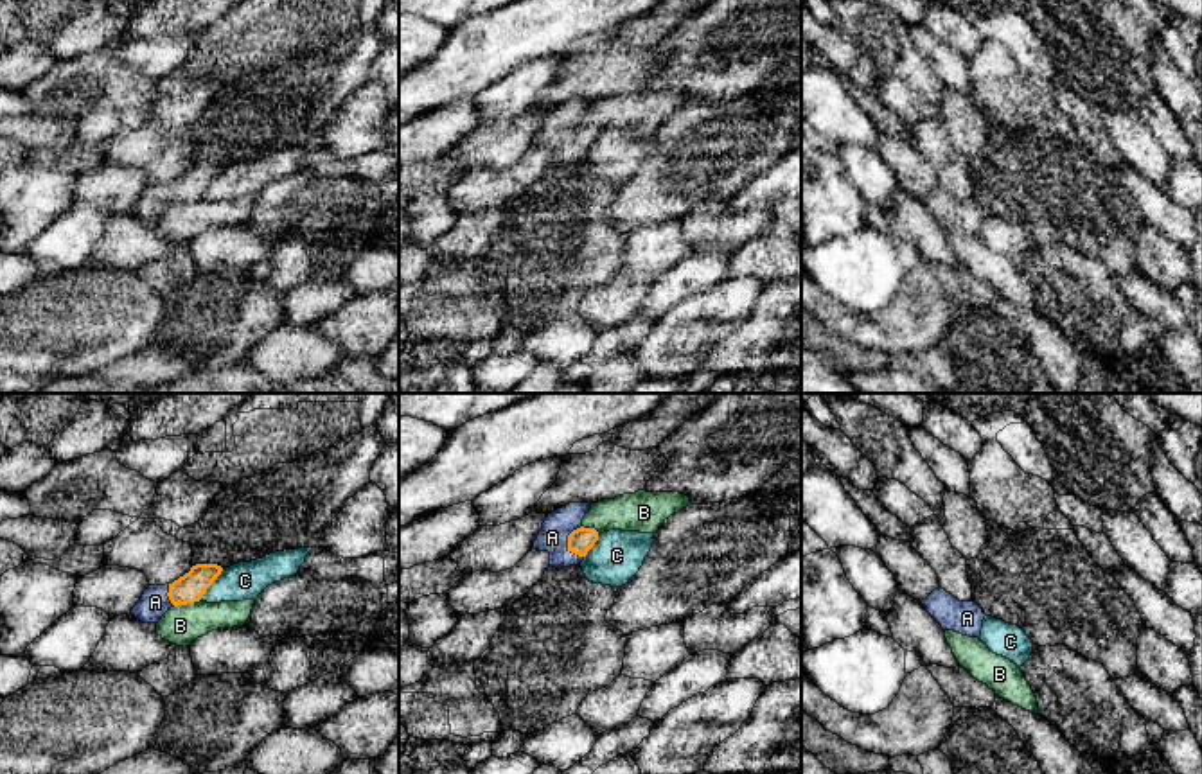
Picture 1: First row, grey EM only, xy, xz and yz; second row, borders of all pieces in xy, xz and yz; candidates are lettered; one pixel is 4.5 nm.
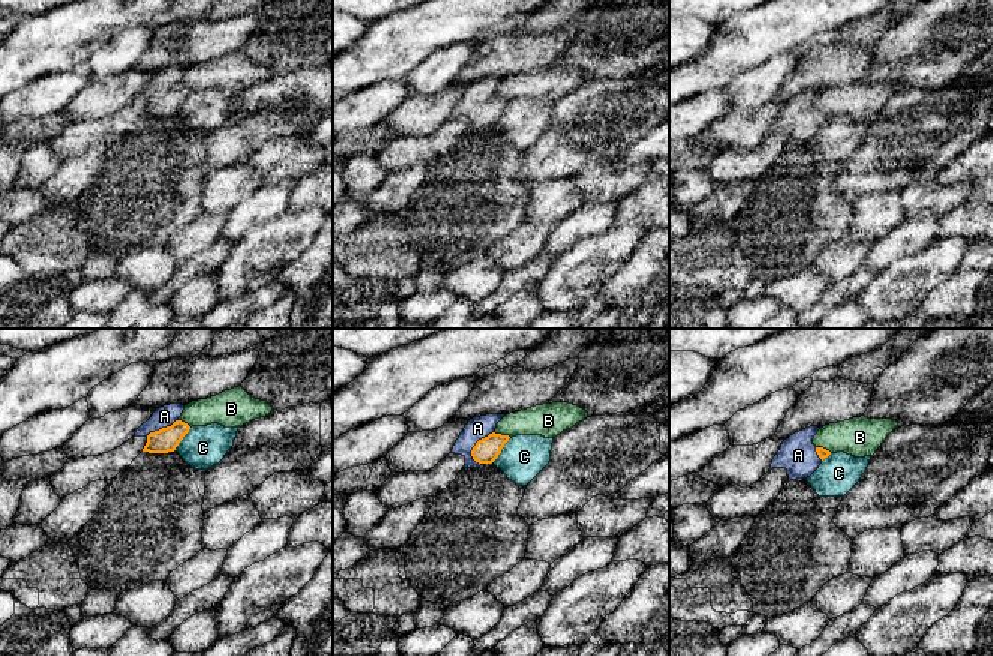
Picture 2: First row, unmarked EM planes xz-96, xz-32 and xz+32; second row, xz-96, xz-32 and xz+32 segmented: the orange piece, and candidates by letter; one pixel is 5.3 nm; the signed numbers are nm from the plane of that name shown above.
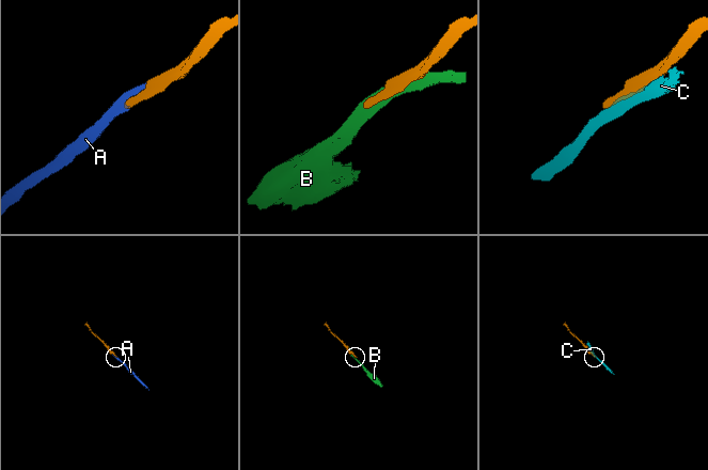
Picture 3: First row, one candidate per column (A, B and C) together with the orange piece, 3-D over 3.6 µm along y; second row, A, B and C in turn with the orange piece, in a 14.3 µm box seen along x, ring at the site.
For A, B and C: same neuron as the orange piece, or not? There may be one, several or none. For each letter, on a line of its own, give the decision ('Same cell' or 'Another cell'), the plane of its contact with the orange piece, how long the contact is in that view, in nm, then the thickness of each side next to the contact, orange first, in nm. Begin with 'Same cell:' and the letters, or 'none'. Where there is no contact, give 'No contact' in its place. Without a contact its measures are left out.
Same cell: A
A: Same cell. Touches orange in xz. Shared border 150 nm. Thickness 110 nm (orange) against 140 nm
B: Another cell. Touches orange in xy. Shared border 130 nm. Thickness 130 nm (orange) against 180 nm
C: Another cell. Touches orange in xy. Shared border 170 nm. Thickness 130 nm (orange) against 170 nm

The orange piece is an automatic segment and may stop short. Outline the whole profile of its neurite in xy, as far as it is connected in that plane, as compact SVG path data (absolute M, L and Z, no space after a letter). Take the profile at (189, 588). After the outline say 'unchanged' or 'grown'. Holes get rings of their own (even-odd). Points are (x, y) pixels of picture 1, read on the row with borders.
M196 564L172 584L149 585L131 614L144 623L158 623L171 607L199 602L221 571L217 564Z; grown

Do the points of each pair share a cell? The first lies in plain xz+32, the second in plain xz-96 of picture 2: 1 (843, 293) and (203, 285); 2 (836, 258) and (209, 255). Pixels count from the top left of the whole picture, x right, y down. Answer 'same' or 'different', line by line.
1: different
2: different

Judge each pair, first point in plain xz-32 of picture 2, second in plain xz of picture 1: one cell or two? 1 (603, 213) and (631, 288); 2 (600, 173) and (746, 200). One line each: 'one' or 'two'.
1: two
2: two

